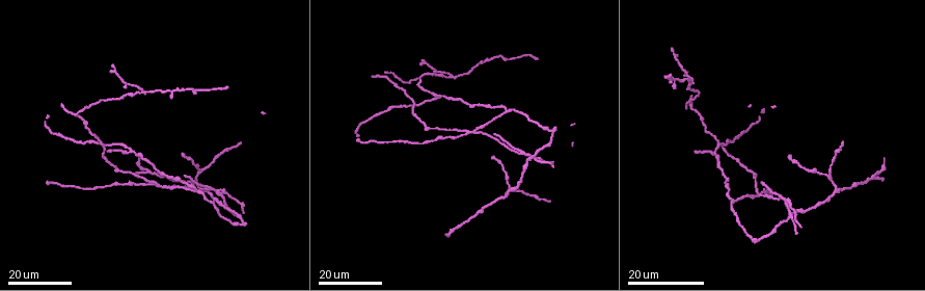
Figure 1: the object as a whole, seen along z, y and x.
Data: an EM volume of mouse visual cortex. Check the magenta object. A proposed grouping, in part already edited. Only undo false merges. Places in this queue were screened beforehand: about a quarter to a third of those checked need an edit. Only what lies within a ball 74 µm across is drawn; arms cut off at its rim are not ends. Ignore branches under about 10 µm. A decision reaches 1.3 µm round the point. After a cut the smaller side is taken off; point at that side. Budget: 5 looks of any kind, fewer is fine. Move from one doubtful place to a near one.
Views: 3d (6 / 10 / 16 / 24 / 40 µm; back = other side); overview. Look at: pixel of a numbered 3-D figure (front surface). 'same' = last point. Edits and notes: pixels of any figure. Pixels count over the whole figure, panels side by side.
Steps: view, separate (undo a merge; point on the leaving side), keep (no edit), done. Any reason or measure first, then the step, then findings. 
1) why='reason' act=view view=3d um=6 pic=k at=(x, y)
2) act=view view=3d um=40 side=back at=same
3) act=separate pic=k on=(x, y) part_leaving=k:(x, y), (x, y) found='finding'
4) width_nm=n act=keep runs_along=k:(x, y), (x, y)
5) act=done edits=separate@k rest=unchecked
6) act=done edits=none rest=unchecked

why='branch point' act=view view=3d um=24 pic=1 at=(194, 190)

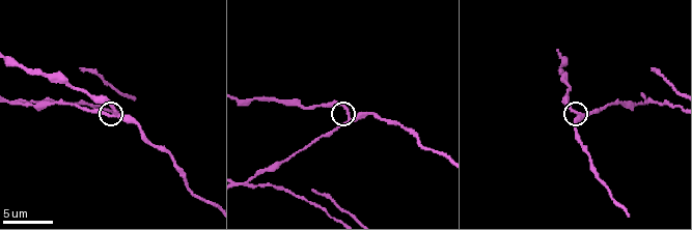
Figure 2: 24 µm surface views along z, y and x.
why='closer look' act=view view=3d um=6 pic=2 at=(579, 112)

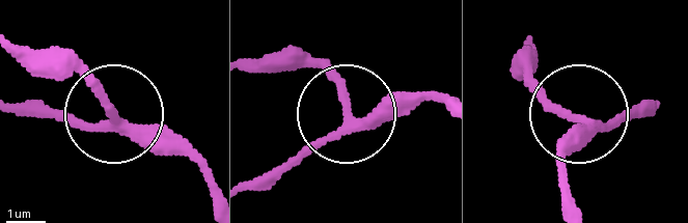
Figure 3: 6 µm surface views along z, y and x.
act=keep runs_along=3:(247, 189), (306, 156), (342, 116), (342, 96), (300, 50) found='all the same neuron'

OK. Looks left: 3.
why='arms part here' act=view view=3d um=16 pic=1 at=(693, 80)

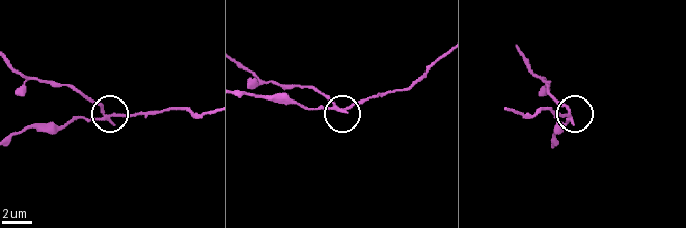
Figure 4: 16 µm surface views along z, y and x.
why='zoom in' act=view view=3d um=6 pic=4 at=(337, 107)

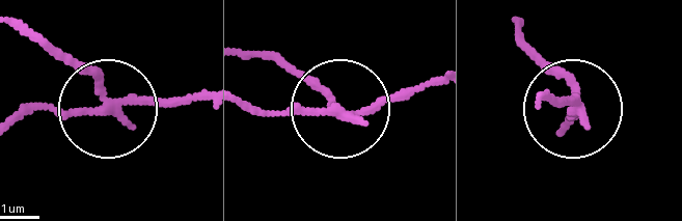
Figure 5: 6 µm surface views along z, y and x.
act=keep found='all the same neuron'

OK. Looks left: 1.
act=done edits=none rest=unchecked

